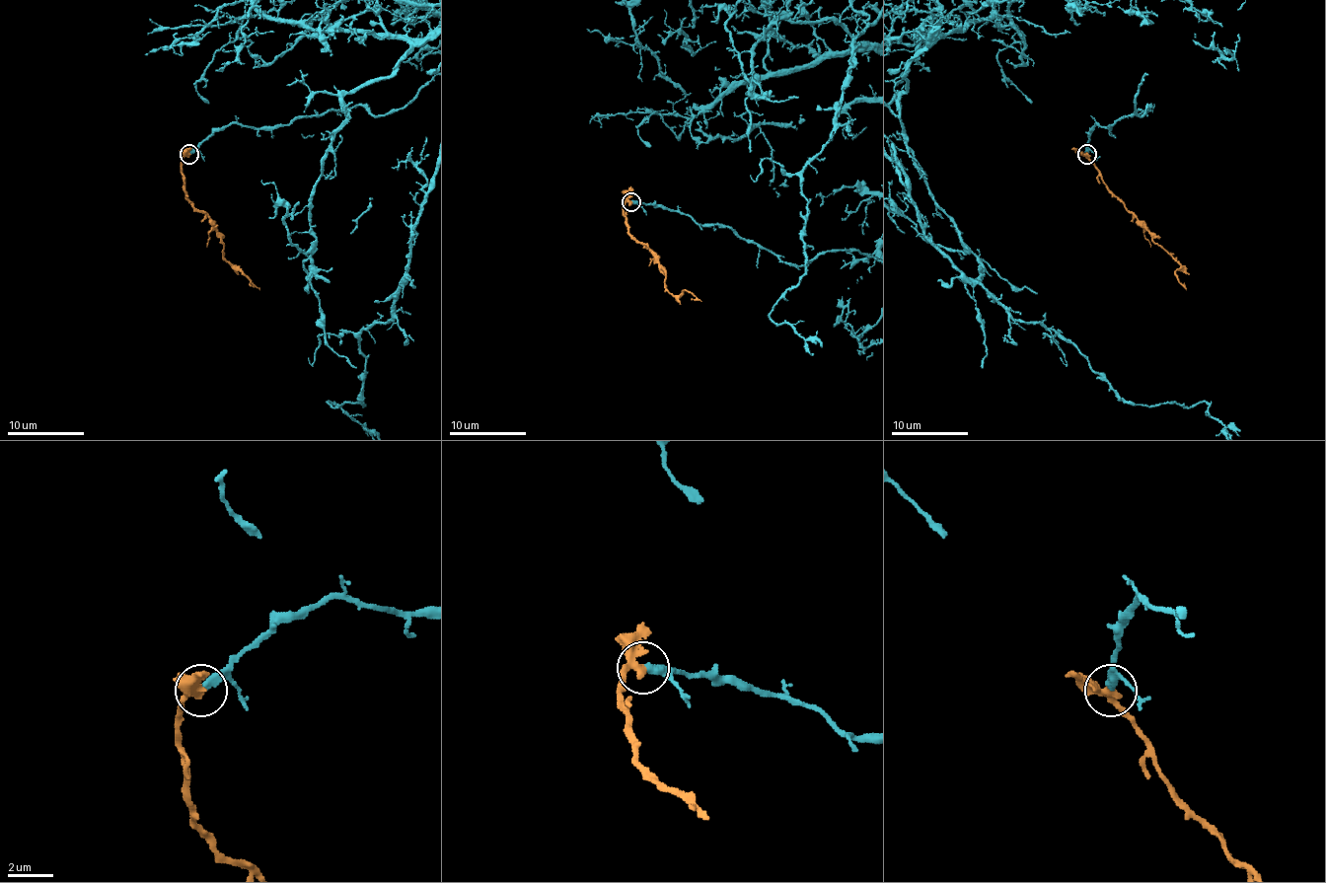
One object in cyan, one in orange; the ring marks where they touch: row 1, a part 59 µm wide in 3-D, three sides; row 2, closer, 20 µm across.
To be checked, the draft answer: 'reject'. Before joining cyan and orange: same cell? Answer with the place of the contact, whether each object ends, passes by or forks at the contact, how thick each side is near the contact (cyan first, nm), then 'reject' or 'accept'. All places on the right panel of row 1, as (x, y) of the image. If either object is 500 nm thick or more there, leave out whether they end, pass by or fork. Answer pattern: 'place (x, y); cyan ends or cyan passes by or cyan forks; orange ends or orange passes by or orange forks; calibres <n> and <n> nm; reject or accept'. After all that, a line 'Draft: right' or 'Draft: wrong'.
place (1086, 154); cyan ends; orange passes by; calibres 380 and 320 nm; accept
Draft: wrong

